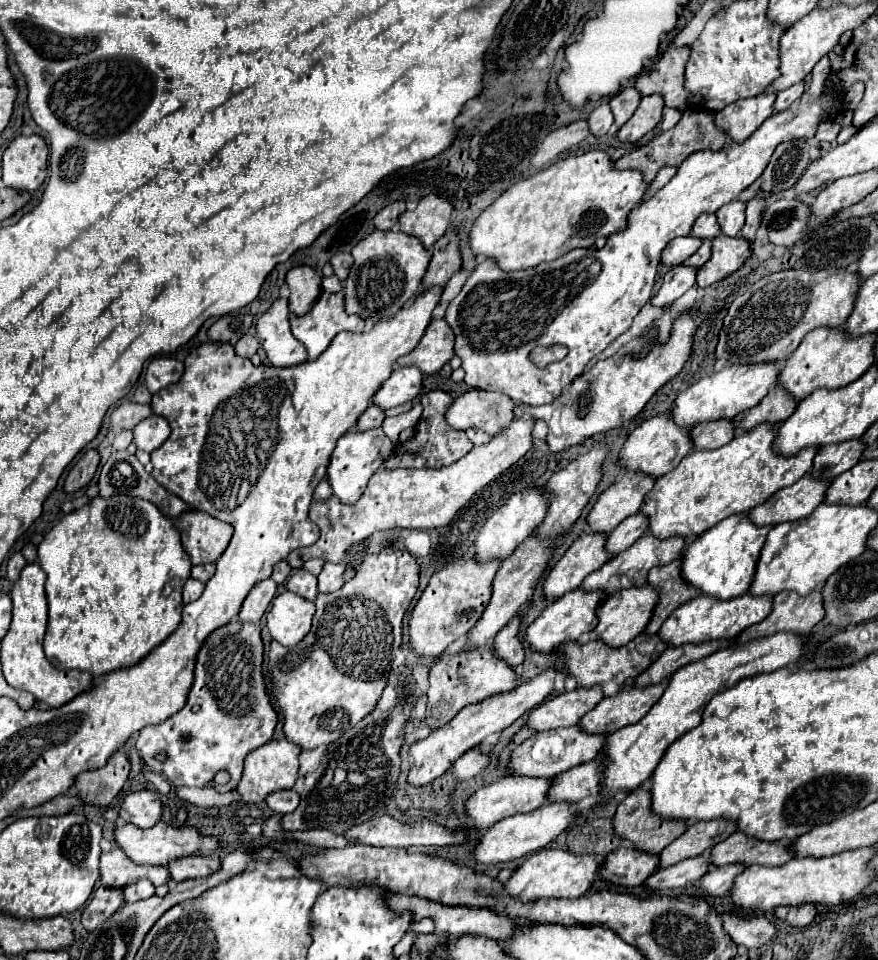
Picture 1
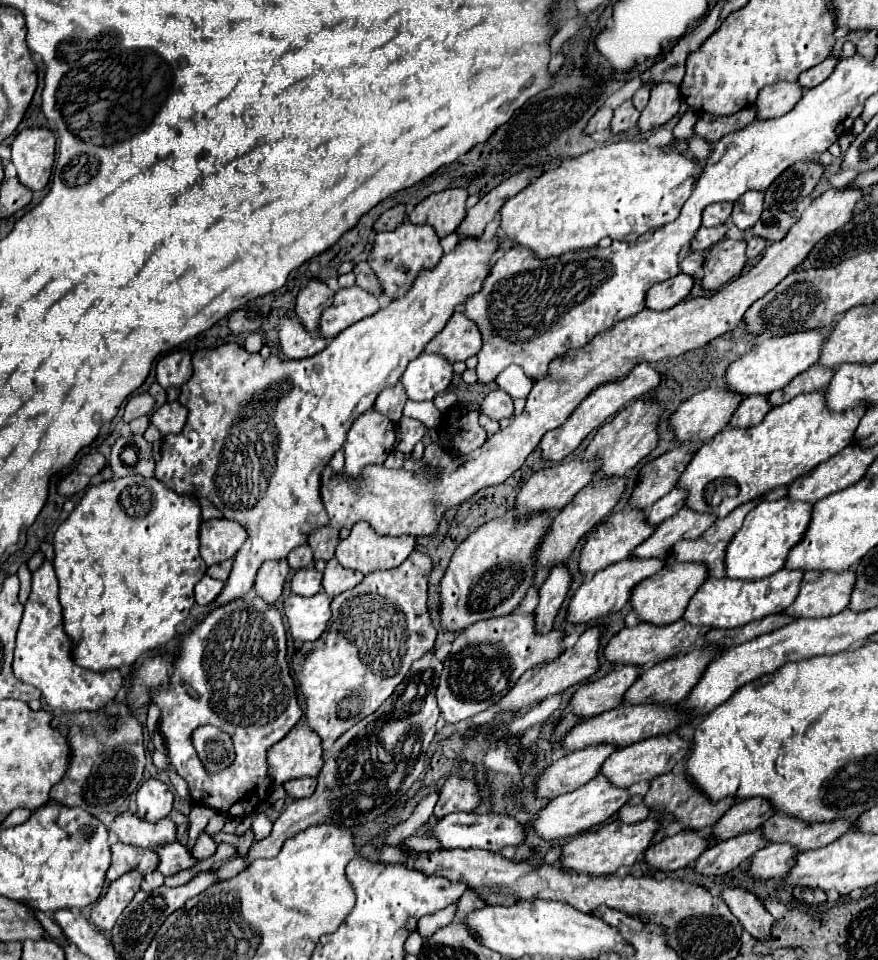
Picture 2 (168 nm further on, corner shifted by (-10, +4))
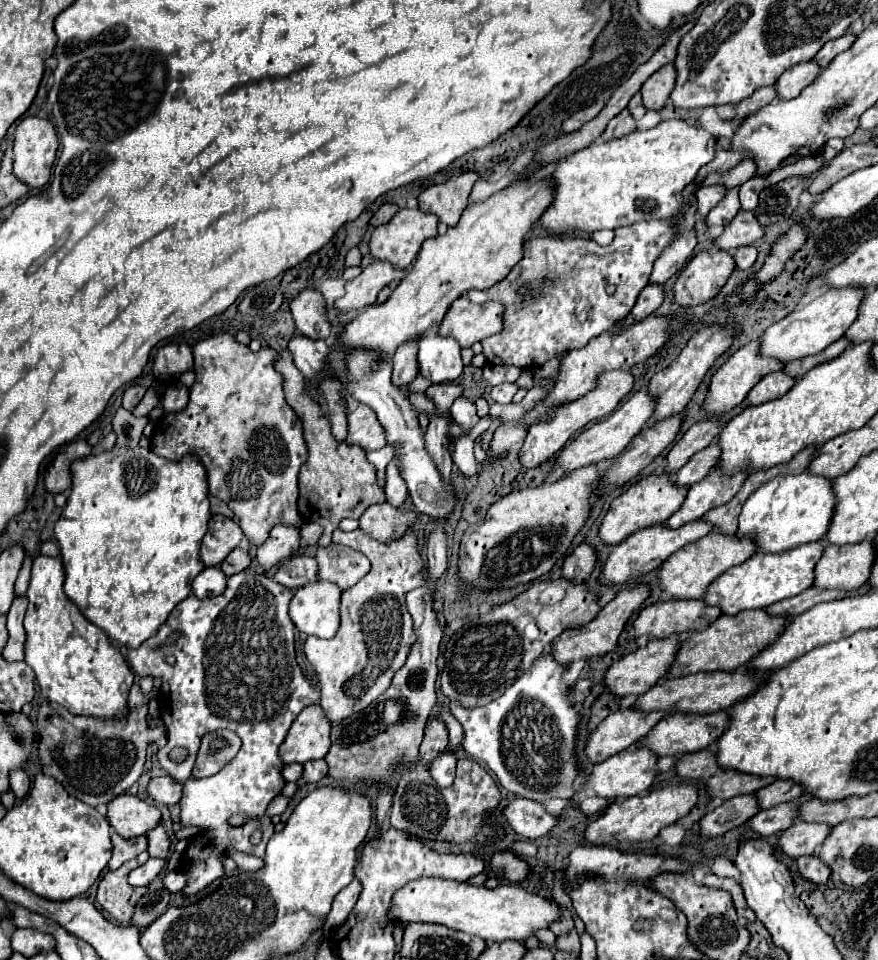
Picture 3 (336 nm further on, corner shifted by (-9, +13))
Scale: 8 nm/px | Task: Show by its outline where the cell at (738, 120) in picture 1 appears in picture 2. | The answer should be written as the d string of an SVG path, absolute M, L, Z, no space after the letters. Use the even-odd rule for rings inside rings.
M780 82L766 86L758 92L758 98L754 102L756 106L756 118L758 120L774 120L780 118L782 114L790 112L796 102L802 96L802 88L798 82Z

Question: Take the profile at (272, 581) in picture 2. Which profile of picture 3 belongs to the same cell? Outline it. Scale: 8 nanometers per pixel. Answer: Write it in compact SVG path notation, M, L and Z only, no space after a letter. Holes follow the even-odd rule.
M277 525L271 529L269 539L257 549L257 561L261 567L271 569L299 549L299 529L289 525Z

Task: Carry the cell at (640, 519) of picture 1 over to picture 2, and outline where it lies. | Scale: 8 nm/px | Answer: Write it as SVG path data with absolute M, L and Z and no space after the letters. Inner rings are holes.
M672 490L668 492L664 498L660 498L656 504L652 504L648 510L646 510L646 524L650 526L658 526L660 522L664 522L666 518L674 516L680 508L684 506L684 494L680 494L680 490Z

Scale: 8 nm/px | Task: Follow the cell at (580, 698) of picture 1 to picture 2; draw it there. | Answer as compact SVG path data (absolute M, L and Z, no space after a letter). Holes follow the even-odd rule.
M622 666L618 672L610 672L600 680L582 684L570 700L572 714L580 718L590 718L620 706L624 692L634 684L638 674L640 668Z

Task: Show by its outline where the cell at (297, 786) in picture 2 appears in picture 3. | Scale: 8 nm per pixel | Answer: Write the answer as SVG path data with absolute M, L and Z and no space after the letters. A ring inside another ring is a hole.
M325 759L307 761L303 767L305 767L303 779L305 779L307 783L317 783L317 781L321 781L321 779L327 775L327 763L325 763Z

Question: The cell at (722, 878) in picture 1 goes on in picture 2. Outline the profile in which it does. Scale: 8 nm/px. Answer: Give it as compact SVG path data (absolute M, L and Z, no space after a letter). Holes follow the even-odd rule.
M768 844L756 854L752 854L744 872L752 880L778 878L788 870L788 866L792 866L792 862L796 860L796 854L798 854L796 850L784 844Z

